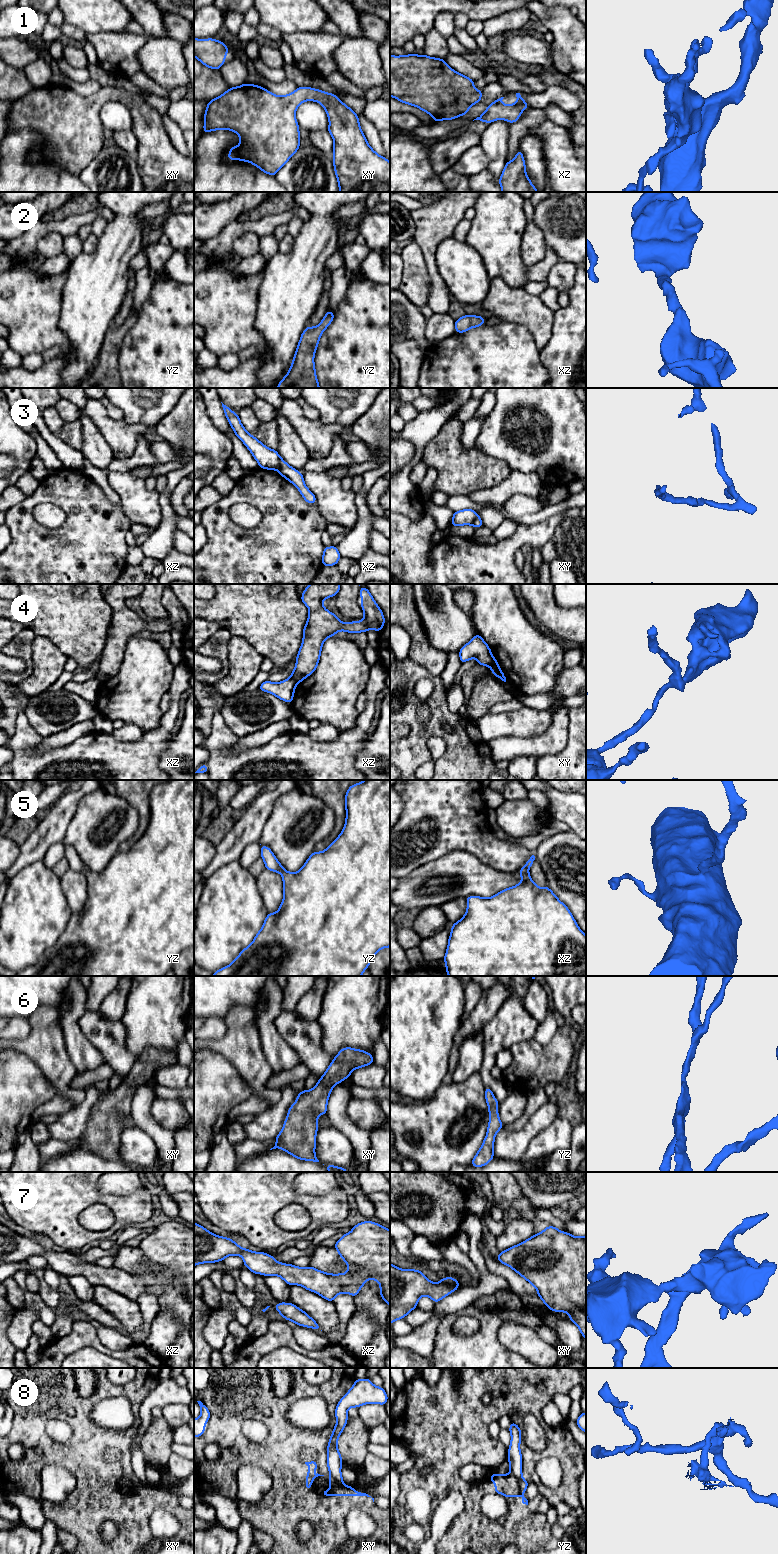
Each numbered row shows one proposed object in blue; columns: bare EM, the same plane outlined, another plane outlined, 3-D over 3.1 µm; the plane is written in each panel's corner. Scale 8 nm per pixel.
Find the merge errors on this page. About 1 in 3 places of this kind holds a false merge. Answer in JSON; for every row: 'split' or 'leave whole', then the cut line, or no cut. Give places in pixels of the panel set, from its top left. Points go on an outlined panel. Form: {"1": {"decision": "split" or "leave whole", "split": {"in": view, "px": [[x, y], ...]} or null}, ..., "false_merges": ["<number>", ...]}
{"1": {"decision": "leave whole", "split": null}, "2": {"decision": "leave whole", "split": null}, "3": {"decision": "split", "split": {"in": "xz", "px": [[280, 457], [280, 465], [277, 469]]}}, "4": {"decision": "split", "split": {"in": "xy", "px": [[493, 657], [489, 665]]}}, "5": {"decision": "leave whole", "split": null}, "6": {"decision": "leave whole", "split": null}, "7": {"decision": "leave whole", "split": null}, "8": {"decision": "split", "split": {"in": "yz", "px": [[510, 1472], [517, 1479], [519, 1491], [522, 1494]]}}, "false_merges": ["3", "4", "8"]}

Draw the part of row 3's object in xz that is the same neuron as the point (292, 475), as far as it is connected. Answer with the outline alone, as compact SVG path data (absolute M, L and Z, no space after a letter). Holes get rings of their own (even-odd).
M281 457L278 472L298 488L307 503L316 503L316 496L306 487L303 474L288 465Z

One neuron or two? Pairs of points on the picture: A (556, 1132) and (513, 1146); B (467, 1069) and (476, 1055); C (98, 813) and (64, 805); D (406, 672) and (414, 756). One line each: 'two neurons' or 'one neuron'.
A: two neurons
B: one neuron
C: two neurons
D: one neuron

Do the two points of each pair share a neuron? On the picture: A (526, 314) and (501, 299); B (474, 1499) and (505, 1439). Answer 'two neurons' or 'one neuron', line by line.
A: one neuron
B: two neurons

